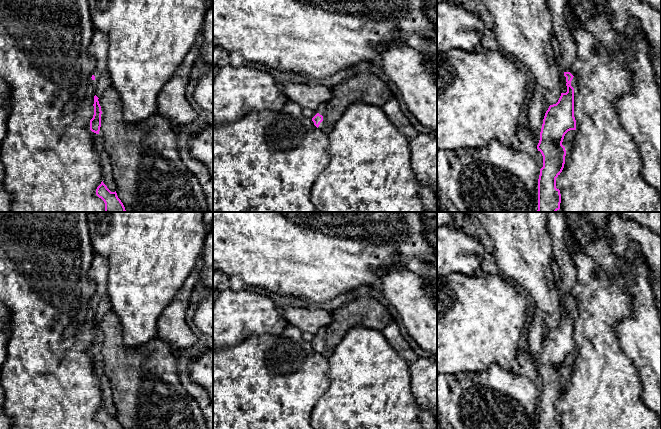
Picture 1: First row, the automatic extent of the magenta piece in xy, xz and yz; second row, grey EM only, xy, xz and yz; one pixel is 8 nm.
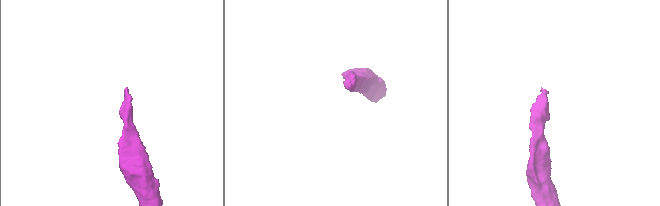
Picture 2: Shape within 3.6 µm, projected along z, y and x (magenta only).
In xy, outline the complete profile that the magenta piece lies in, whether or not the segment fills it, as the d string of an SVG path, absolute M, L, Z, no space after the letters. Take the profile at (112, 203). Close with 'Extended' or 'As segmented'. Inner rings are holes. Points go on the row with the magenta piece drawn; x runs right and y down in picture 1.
M103 181L97 187L96 195L104 201L105 212L126 212L125 207L118 198L116 191L111 192Z. As segmented

